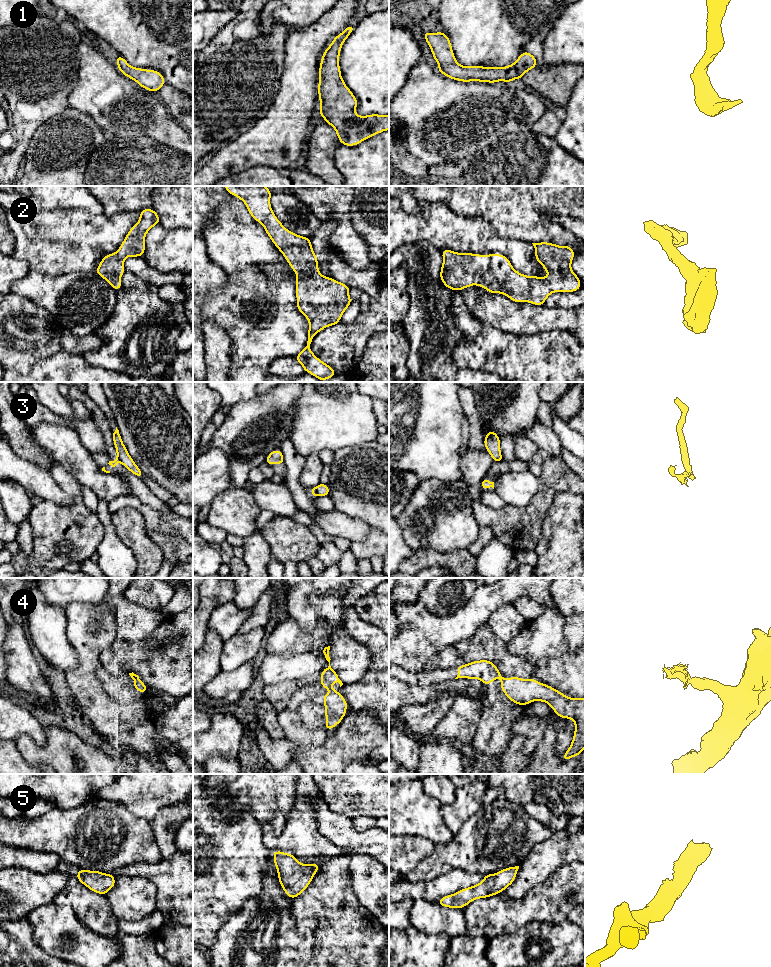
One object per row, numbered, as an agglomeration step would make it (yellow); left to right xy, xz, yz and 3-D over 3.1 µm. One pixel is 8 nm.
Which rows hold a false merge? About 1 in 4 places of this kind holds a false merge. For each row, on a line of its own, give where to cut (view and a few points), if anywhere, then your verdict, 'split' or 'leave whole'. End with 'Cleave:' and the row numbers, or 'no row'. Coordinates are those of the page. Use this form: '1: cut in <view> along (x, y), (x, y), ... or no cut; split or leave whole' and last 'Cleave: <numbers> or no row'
1: no cut; leave whole
2: no cut; leave whole
3: cut in xy along (117, 456), (121, 461); split
4: cut in xz along (336, 690), (332, 691); split
5: no cut; leave whole
Cleave: 3, 4

